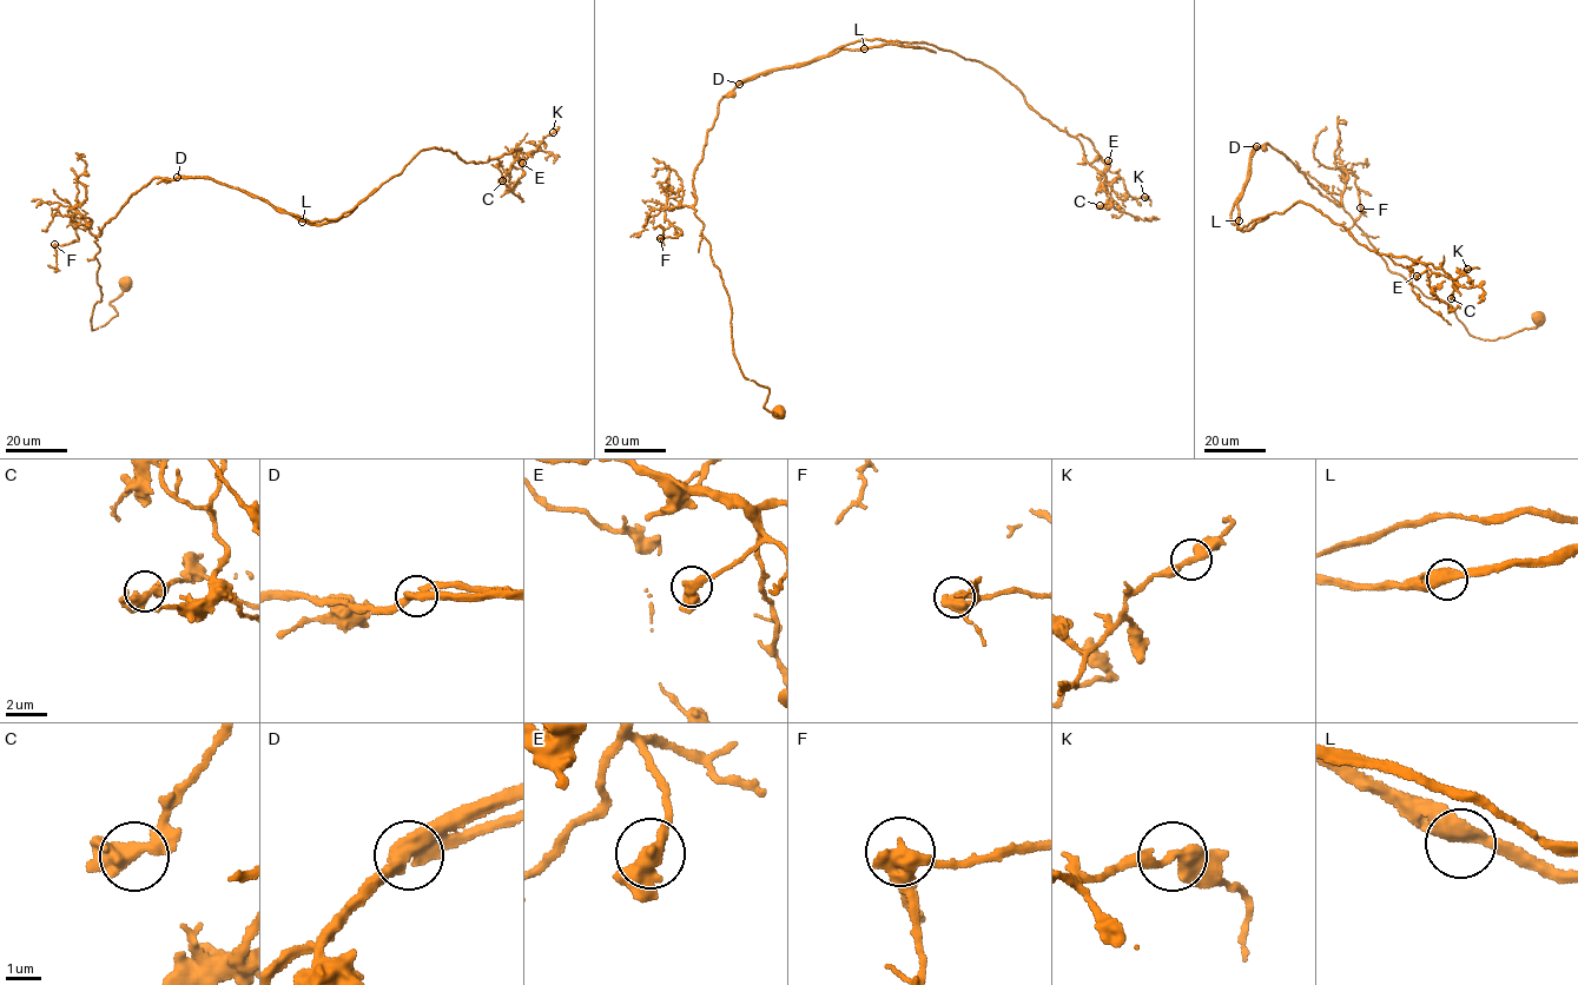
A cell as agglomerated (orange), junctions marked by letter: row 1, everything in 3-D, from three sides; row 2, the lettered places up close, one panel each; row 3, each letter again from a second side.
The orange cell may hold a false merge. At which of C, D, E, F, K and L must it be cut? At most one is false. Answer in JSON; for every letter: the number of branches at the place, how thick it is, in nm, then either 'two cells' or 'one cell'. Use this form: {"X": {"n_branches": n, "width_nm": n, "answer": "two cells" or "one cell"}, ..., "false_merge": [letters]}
{"C": {"n_branches": 2, "width_nm": 460, "answer": "one cell"}, "D": {"n_branches": 2, "width_nm": 440, "answer": "two cells"}, "E": {"n_branches": 2, "width_nm": 480, "answer": "one cell"}, "F": {"n_branches": 2, "width_nm": 440, "answer": "one cell"}, "K": {"n_branches": 2, "width_nm": 360, "answer": "one cell"}, "L": {"n_branches": 2, "width_nm": 480, "answer": "one cell"}, "false_merge": ["D"]}

